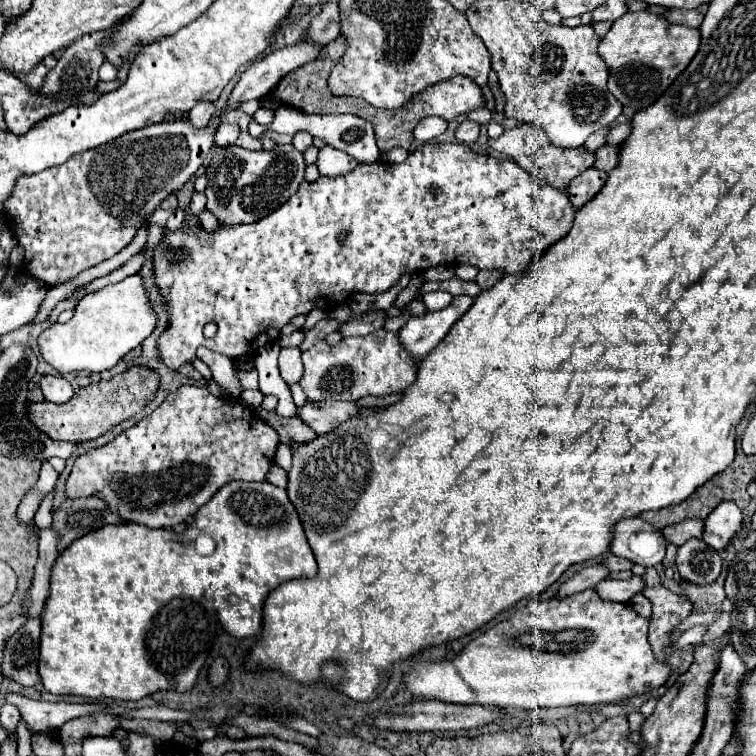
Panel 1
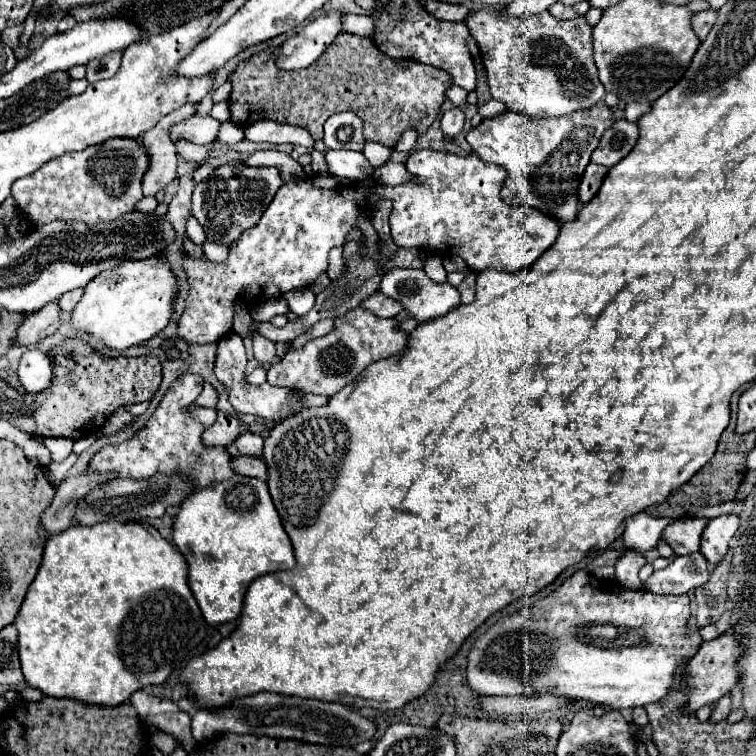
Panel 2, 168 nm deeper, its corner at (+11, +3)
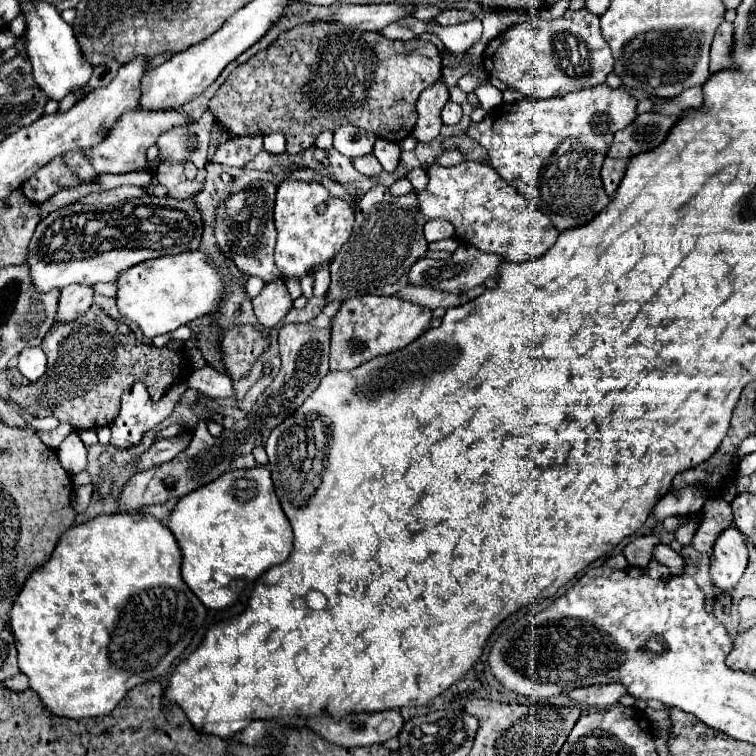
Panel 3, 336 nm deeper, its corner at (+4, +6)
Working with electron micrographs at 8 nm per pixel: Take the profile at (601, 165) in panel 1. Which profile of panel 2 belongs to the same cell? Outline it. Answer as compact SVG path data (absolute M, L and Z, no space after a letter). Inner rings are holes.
M617 120L609 130L605 130L605 134L601 138L601 144L593 152L591 160L611 168L631 152L631 148L635 146L637 140L639 140L637 122Z

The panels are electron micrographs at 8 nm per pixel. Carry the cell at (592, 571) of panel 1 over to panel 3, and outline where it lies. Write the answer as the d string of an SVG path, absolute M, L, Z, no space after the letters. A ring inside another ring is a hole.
M636 537L632 543L628 543L622 551L622 555L626 557L626 561L632 565L632 567L640 567L644 569L648 563L650 563L650 555L652 555L652 547L658 543L656 537Z

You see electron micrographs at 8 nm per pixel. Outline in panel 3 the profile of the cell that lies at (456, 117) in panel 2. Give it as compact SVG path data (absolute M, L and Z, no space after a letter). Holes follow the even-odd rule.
M448 101L444 105L444 109L442 109L442 119L444 119L446 125L456 125L462 119L462 107L452 103L452 101Z

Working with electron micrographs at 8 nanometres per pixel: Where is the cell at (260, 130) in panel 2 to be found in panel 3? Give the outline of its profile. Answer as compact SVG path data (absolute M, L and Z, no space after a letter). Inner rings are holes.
M268 133L268 135L264 135L264 149L268 153L282 153L286 149L284 133Z

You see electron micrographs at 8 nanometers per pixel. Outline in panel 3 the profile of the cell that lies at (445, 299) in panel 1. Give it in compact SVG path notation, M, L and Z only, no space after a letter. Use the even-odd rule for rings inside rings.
M442 239L442 241L430 243L428 247L430 247L432 251L450 251L450 253L454 253L454 251L460 247L460 241L458 241L458 239Z

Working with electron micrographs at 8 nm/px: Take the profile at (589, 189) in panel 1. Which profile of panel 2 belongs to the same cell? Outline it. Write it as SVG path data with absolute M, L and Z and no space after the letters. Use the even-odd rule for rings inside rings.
M591 162L587 166L585 176L581 178L581 184L579 184L579 200L581 200L581 204L587 204L597 194L605 174L607 174L607 168L603 168L601 164L593 164Z

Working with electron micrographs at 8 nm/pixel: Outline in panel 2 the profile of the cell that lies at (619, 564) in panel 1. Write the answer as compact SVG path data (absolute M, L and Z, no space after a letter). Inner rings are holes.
M627 550L615 564L615 580L627 588L641 588L641 580L637 578L639 570L647 564L643 552Z

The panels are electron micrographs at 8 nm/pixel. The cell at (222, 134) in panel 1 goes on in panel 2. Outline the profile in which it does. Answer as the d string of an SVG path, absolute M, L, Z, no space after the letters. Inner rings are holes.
M193 114L193 116L185 118L183 122L173 124L169 128L169 134L171 134L173 142L177 142L177 140L183 138L183 140L193 142L193 144L209 144L215 138L219 126L221 126L221 122L217 122L211 116Z

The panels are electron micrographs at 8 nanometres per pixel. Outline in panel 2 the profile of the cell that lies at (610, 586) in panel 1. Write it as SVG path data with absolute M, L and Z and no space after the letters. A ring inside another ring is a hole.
M701 552L675 558L665 570L655 570L643 588L655 594L687 594L709 580L709 564Z

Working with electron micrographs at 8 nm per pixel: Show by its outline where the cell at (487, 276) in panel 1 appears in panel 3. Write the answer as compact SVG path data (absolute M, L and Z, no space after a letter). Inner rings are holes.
M408 285L408 287L400 289L394 295L404 299L404 301L412 301L416 305L428 307L428 309L436 309L436 307L450 309L450 307L458 307L458 305L464 305L464 303L476 299L478 295L482 295L484 289L486 289L484 285L478 285L472 291L456 295L456 293L444 293L444 291L438 291L438 289L432 289L432 287L414 287L414 285Z

